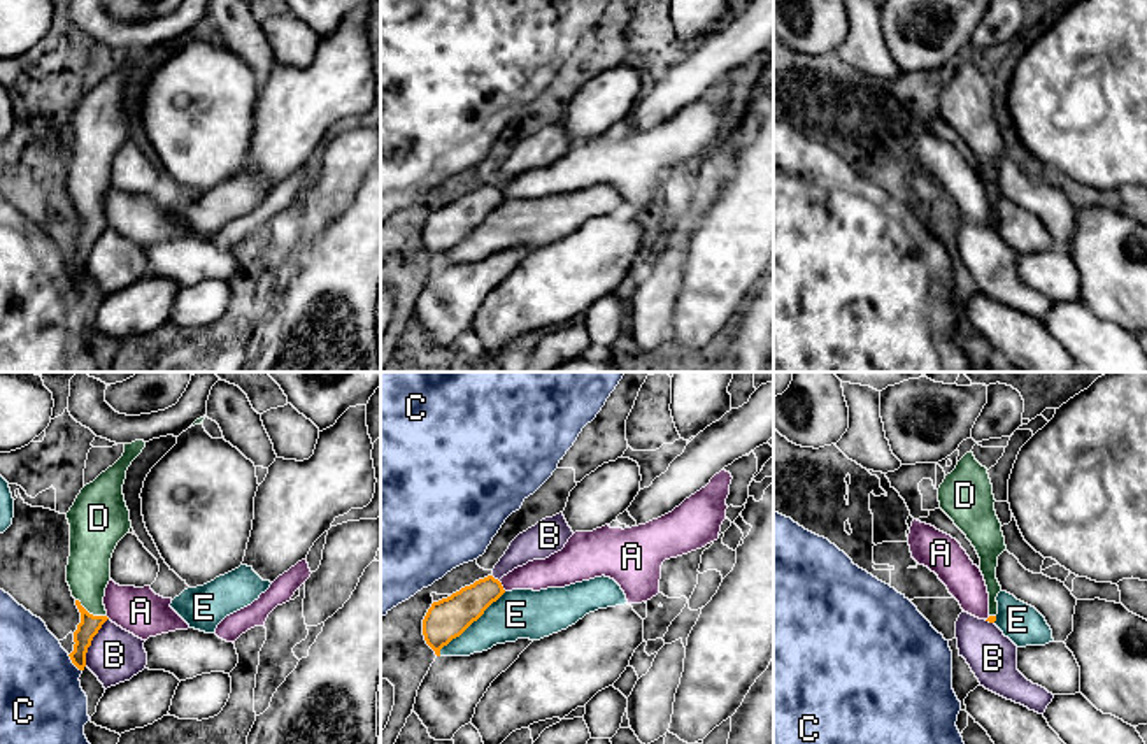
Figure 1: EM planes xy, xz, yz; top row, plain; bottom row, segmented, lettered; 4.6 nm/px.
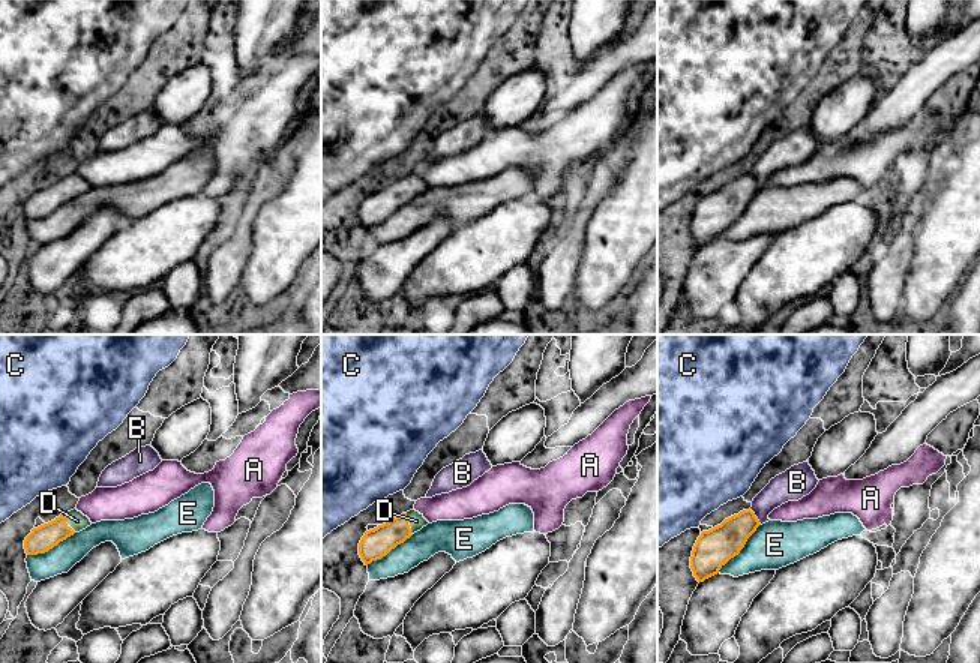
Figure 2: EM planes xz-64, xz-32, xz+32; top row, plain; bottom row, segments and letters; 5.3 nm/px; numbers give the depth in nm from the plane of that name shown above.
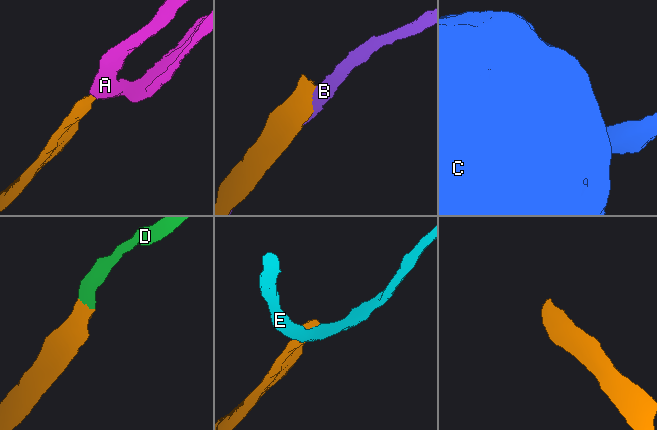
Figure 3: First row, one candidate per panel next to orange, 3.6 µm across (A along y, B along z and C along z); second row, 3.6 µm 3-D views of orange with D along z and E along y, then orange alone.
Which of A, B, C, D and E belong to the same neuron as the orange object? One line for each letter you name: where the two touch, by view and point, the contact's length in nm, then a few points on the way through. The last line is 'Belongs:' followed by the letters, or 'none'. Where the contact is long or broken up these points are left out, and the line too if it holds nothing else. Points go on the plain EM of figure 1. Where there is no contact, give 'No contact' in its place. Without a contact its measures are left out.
D: Touches orange at xy (92, 221). Shared border 170 nm. Path across: xy (90, 232), (92, 221), (88, 179)
Belongs: D

